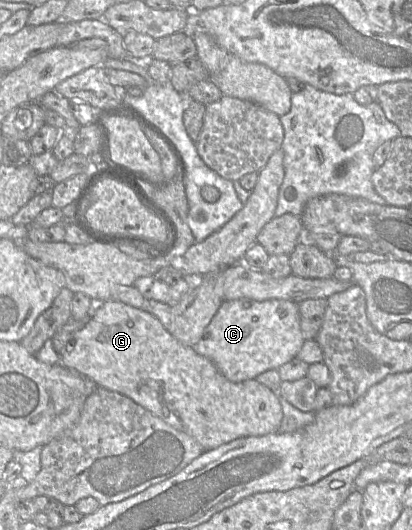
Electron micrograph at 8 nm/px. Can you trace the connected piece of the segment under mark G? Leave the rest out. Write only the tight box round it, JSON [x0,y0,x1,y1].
[61,299,283,451]

